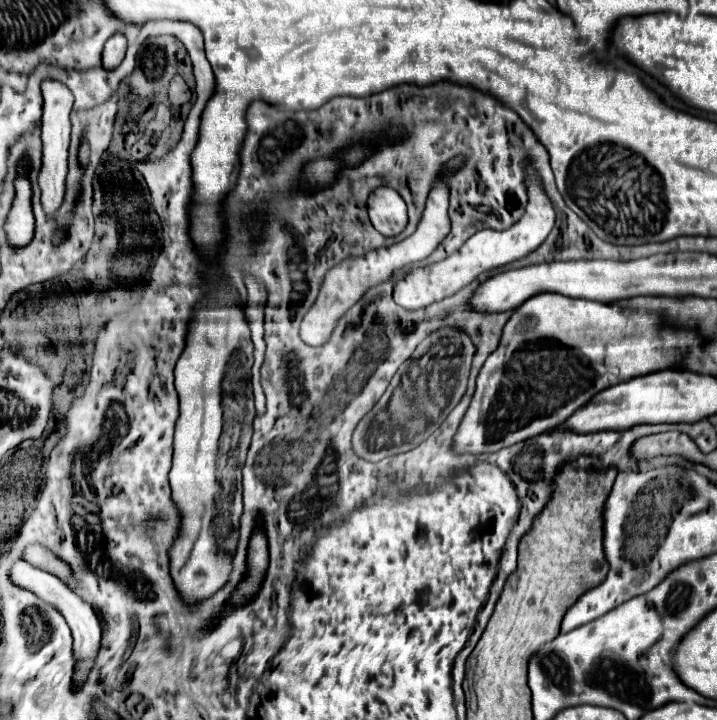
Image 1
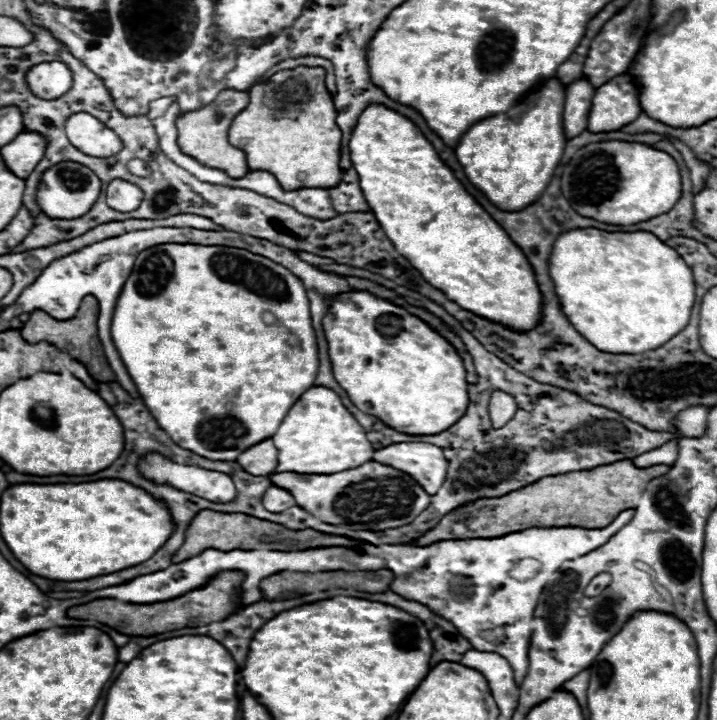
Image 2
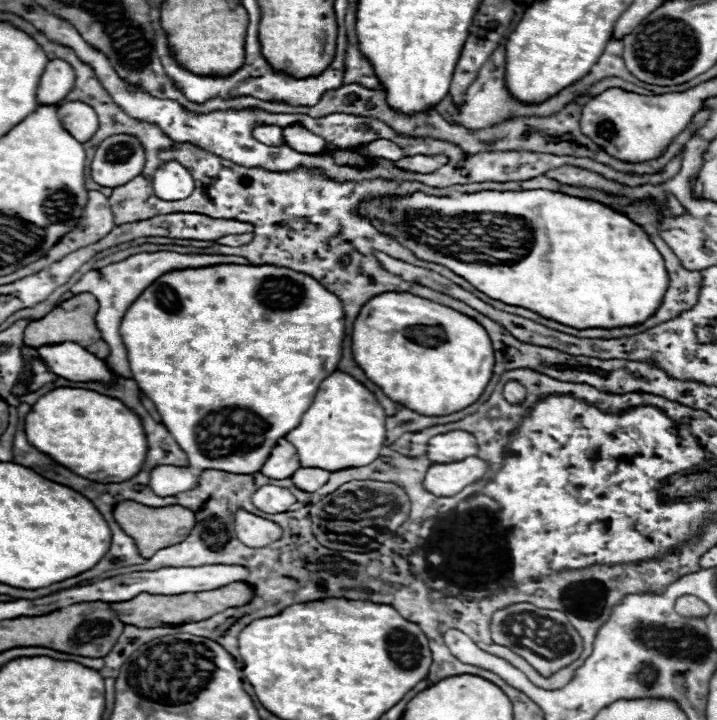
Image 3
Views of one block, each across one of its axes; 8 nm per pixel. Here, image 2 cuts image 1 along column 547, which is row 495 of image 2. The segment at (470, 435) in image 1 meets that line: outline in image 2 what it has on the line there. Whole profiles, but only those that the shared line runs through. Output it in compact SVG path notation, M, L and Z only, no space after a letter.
M364 462L358 468L350 468L344 472L336 472L336 474L296 474L296 472L272 472L268 474L270 482L278 488L288 490L294 498L296 504L300 508L304 508L308 514L328 522L328 524L368 524L368 530L372 532L380 532L380 530L388 530L388 528L400 528L404 524L410 524L424 508L428 508L430 504L430 494L406 472L396 470L392 466L380 464L380 462Z

